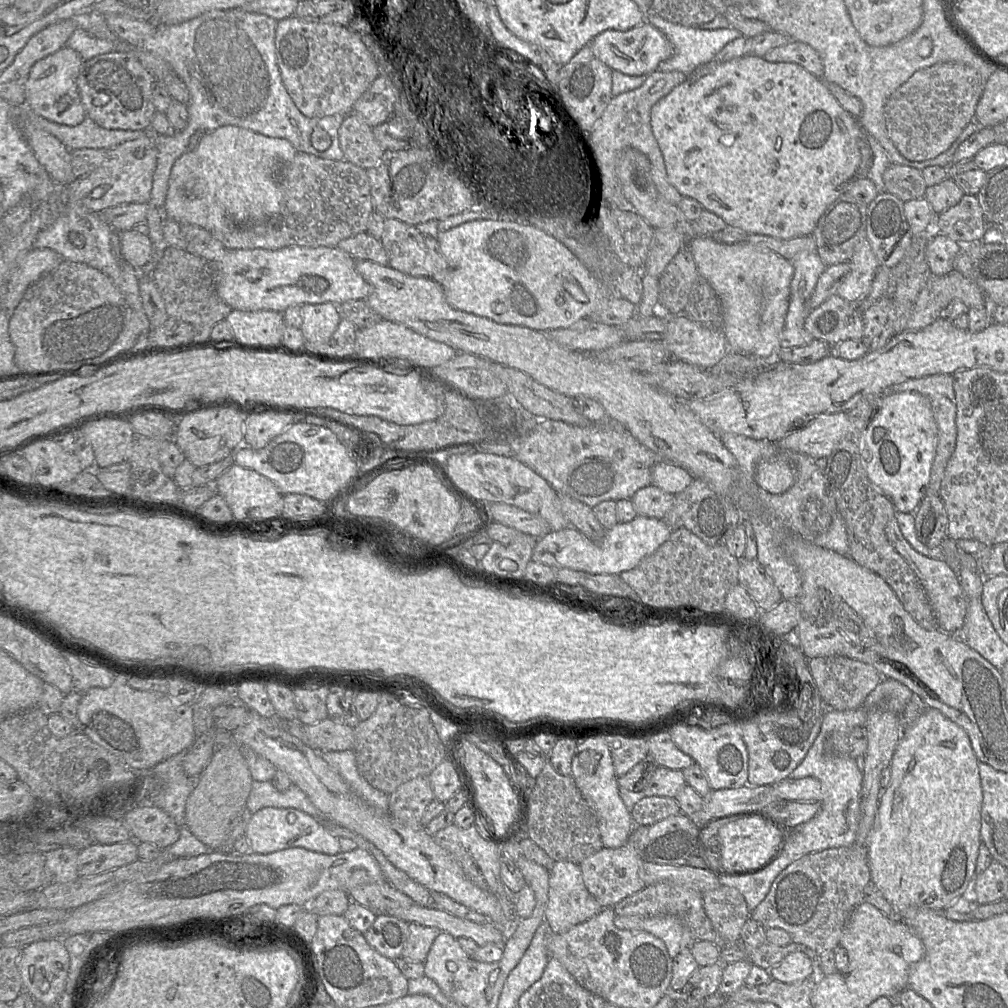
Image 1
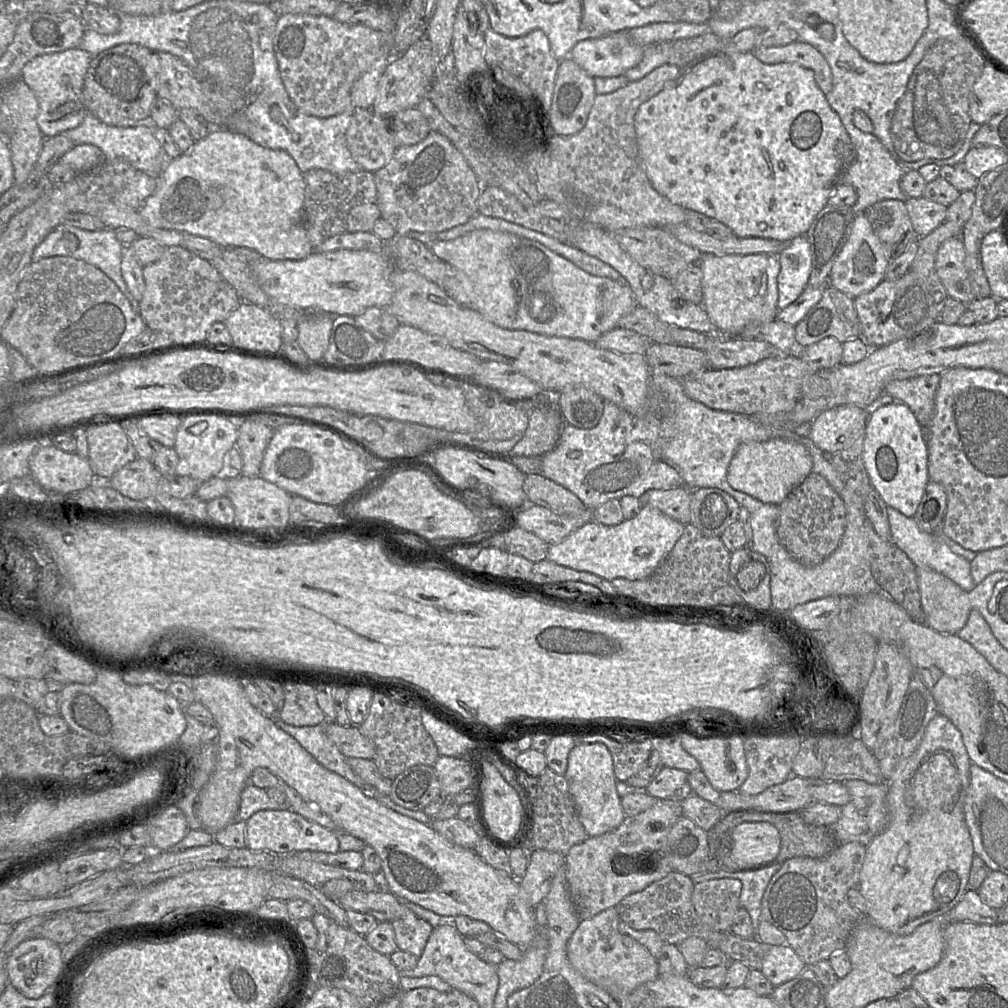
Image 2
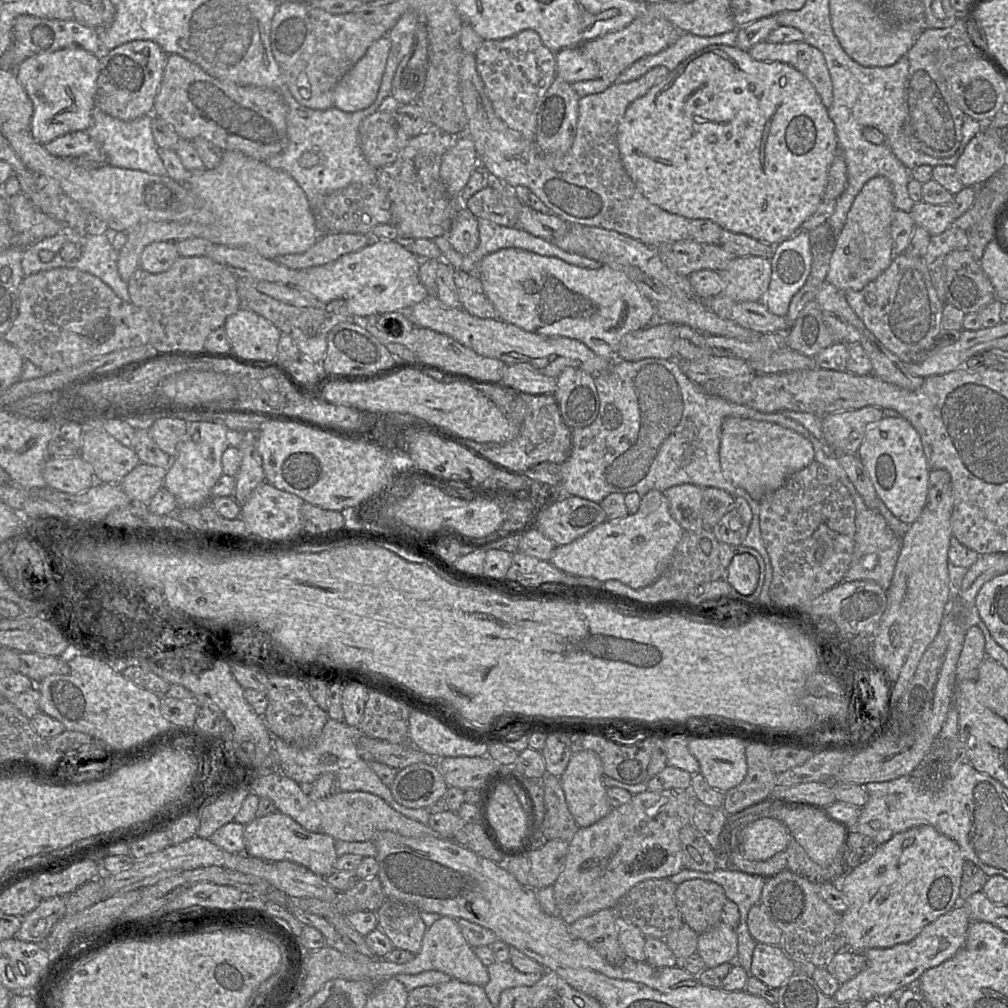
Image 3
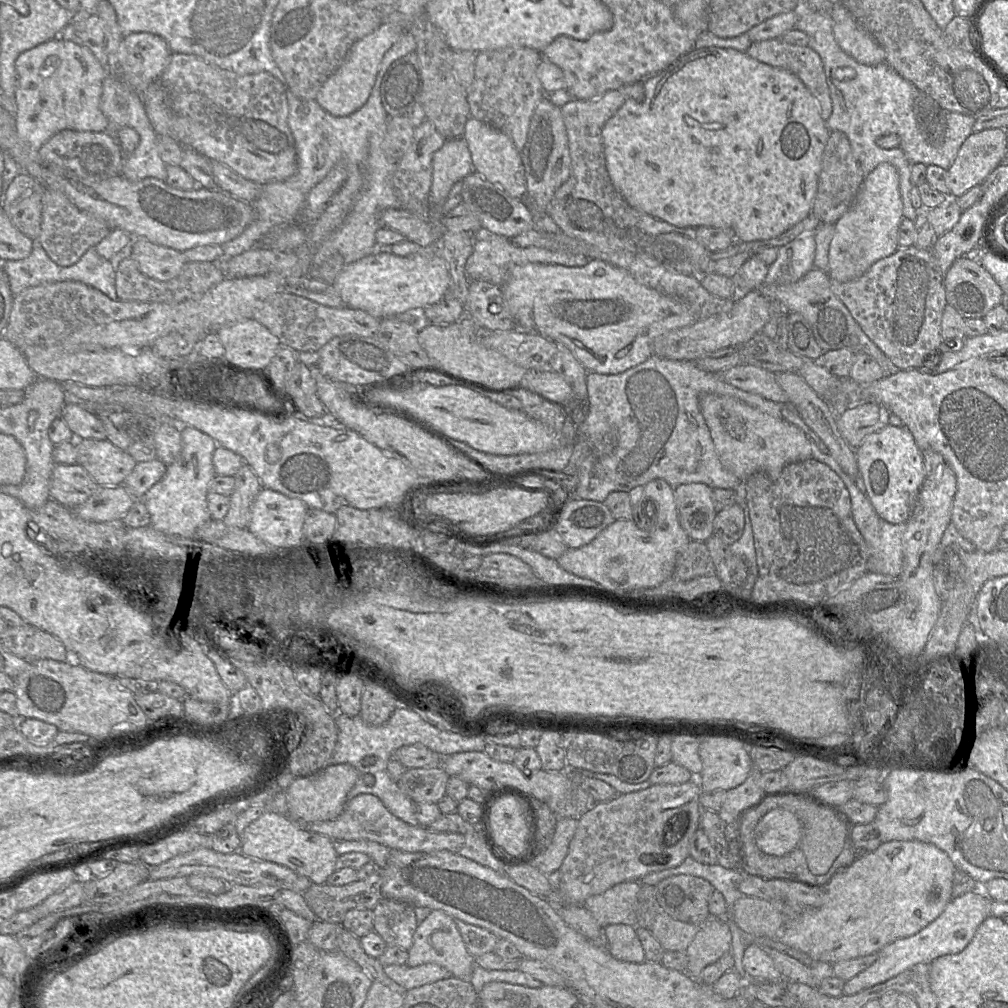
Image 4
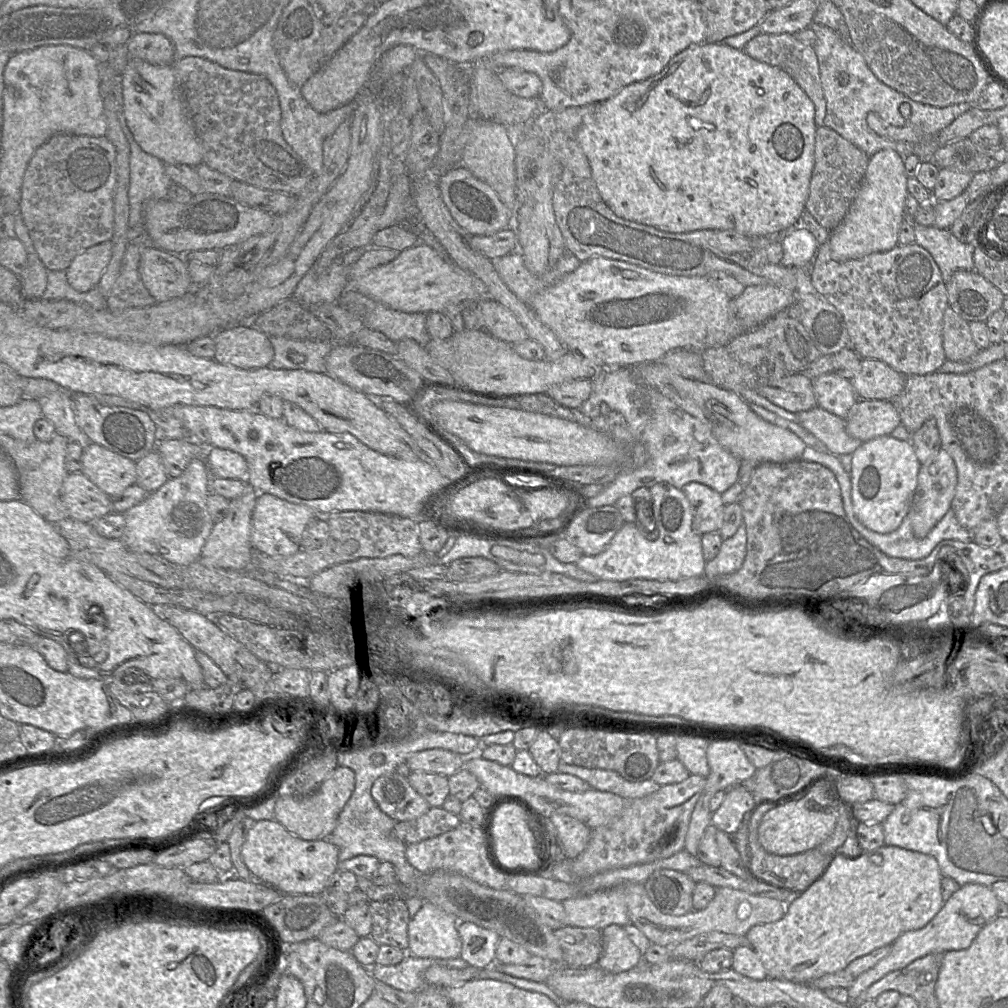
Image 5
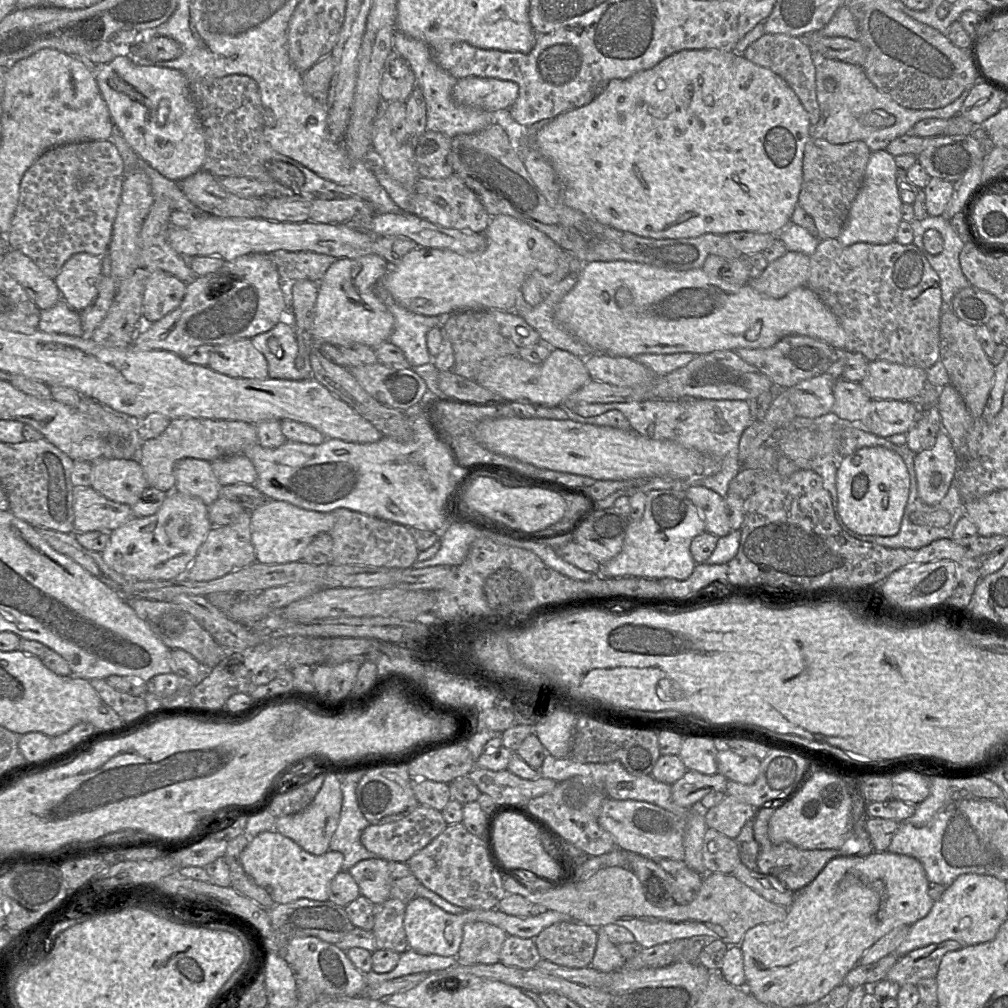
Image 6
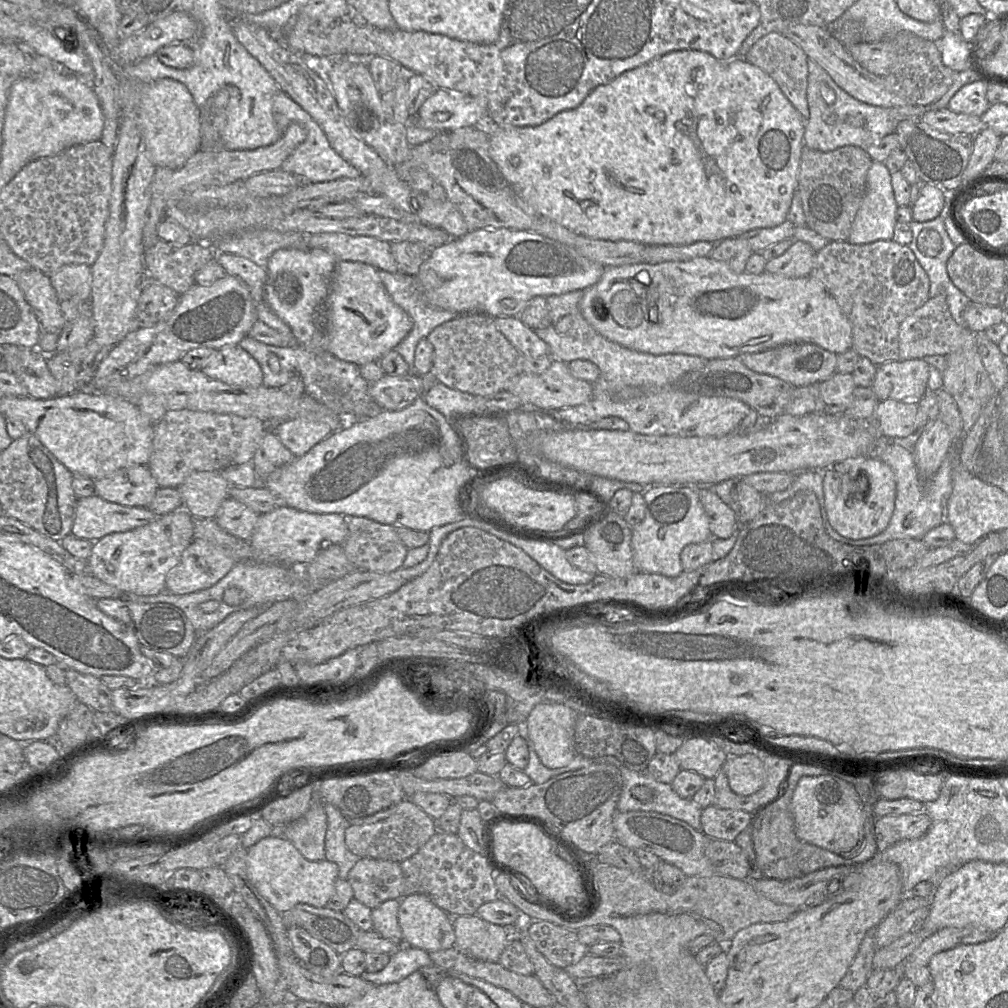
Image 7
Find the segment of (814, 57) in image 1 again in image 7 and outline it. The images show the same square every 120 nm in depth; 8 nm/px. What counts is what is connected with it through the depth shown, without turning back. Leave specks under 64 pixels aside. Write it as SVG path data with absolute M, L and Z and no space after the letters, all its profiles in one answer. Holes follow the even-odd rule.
M770 30L750 48L745 60L759 67L768 74L779 86L782 93L793 107L800 113L804 121L809 118L809 109L806 97L808 83L807 55L790 39L776 30Z

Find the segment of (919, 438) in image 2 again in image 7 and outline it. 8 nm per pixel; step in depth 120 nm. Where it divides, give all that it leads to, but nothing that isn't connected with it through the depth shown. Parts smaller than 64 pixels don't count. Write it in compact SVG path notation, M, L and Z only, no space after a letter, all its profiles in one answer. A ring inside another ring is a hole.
M848 458L823 471L824 507L828 522L841 536L866 539L883 532L895 509L896 479L889 465L878 458Z

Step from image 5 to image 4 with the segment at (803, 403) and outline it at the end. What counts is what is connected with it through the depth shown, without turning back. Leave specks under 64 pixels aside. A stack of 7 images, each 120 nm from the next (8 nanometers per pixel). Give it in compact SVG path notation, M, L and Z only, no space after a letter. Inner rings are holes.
M739 364L717 373L726 383L741 390L784 405L788 402L787 395L776 381L776 374L766 369Z

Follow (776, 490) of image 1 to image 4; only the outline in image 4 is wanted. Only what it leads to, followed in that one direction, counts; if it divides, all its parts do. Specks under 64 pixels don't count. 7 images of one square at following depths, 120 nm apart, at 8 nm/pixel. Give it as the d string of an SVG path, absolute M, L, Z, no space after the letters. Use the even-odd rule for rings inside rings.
M707 393L700 397L699 407L721 463L740 481L756 472L777 478L786 465L812 458L810 443L801 429L737 398Z

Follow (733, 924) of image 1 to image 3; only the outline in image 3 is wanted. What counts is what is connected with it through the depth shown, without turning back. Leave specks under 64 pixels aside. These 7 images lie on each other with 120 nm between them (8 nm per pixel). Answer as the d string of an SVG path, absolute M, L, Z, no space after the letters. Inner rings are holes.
M701 879L677 885L675 899L684 923L697 934L721 922L722 908L728 900L722 886Z

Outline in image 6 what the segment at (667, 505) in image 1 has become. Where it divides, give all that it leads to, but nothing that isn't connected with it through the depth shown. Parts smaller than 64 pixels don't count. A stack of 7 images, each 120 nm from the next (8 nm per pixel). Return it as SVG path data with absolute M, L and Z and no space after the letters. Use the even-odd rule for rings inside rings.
M688 484L685 494L698 508L706 532L718 538L726 536L731 532L726 514L725 500L722 496L708 488L696 484Z

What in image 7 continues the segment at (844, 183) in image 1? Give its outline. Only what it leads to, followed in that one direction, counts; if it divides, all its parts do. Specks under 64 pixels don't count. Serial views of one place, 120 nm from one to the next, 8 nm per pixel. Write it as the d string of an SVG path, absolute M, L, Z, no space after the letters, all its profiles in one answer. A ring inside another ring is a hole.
M677 50L658 56L648 63L628 70L607 84L600 85L595 88L584 99L584 101L576 108L564 110L557 113L549 120L537 126L513 127L499 126L485 120L484 124L488 124L489 133L489 153L491 158L498 165L516 195L522 199L535 213L547 217L560 225L568 228L576 234L586 236L588 238L610 240L610 241L633 241L644 245L690 245L695 242L705 241L713 244L727 238L739 237L743 233L758 228L772 228L782 224L786 220L787 212L791 205L791 199L795 189L797 188L797 176L801 153L803 150L803 134L804 134L804 119L798 111L793 107L790 101L782 93L777 83L759 67L749 63L744 57L735 57L728 61L721 61L704 51L697 50Z

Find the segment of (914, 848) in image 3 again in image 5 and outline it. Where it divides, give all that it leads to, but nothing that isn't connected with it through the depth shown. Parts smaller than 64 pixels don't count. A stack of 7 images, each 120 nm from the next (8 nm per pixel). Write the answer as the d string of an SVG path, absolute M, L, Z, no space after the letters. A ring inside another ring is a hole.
M883 845L880 848L863 852L858 857L836 855L830 862L823 875L817 879L809 888L799 894L796 898L786 904L786 913L778 921L767 924L758 924L749 929L746 938L749 946L759 956L766 972L767 978L793 981L809 984L813 980L829 973L844 970L846 966L858 957L869 954L873 950L892 943L902 933L924 927L940 911L944 905L941 892L941 881L943 875L940 871L937 860L928 854L907 850L898 846Z

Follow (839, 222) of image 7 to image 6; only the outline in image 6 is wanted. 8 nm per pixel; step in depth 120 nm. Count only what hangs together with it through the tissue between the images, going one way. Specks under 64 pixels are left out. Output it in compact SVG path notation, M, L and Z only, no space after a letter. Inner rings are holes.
M811 130L811 137L808 140L808 142L806 143L805 148L804 148L803 165L802 165L803 174L802 174L801 189L800 189L800 193L798 196L798 205L801 206L804 209L804 211L813 219L814 224L817 228L817 238L819 240L837 239L837 237L841 233L842 228L846 222L850 206L853 203L854 199L856 198L856 196L862 186L866 166L867 166L871 153L872 153L871 150L868 148L868 146L863 141L852 141L852 142L845 143L845 144L830 144L829 142L827 142L826 140L824 140L822 138L812 137L812 130Z

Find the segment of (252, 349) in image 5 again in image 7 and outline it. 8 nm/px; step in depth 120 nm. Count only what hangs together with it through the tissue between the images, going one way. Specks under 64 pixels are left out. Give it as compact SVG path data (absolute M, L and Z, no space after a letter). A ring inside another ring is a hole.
M239 344L216 350L201 371L229 385L256 388L263 382L259 363Z

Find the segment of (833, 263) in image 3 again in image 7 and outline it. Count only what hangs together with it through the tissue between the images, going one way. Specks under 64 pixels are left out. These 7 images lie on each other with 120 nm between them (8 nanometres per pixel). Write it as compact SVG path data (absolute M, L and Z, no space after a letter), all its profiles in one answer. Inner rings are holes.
M873 161L867 173L866 190L847 241L852 244L867 244L878 240L891 240L897 222L897 208L890 171L884 162Z

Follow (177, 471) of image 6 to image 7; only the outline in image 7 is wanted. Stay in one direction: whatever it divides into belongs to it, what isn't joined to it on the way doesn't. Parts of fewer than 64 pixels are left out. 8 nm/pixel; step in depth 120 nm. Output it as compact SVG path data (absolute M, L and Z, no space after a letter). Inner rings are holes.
M197 471L177 489L183 508L194 518L214 519L221 503L230 497L231 487L220 471Z

